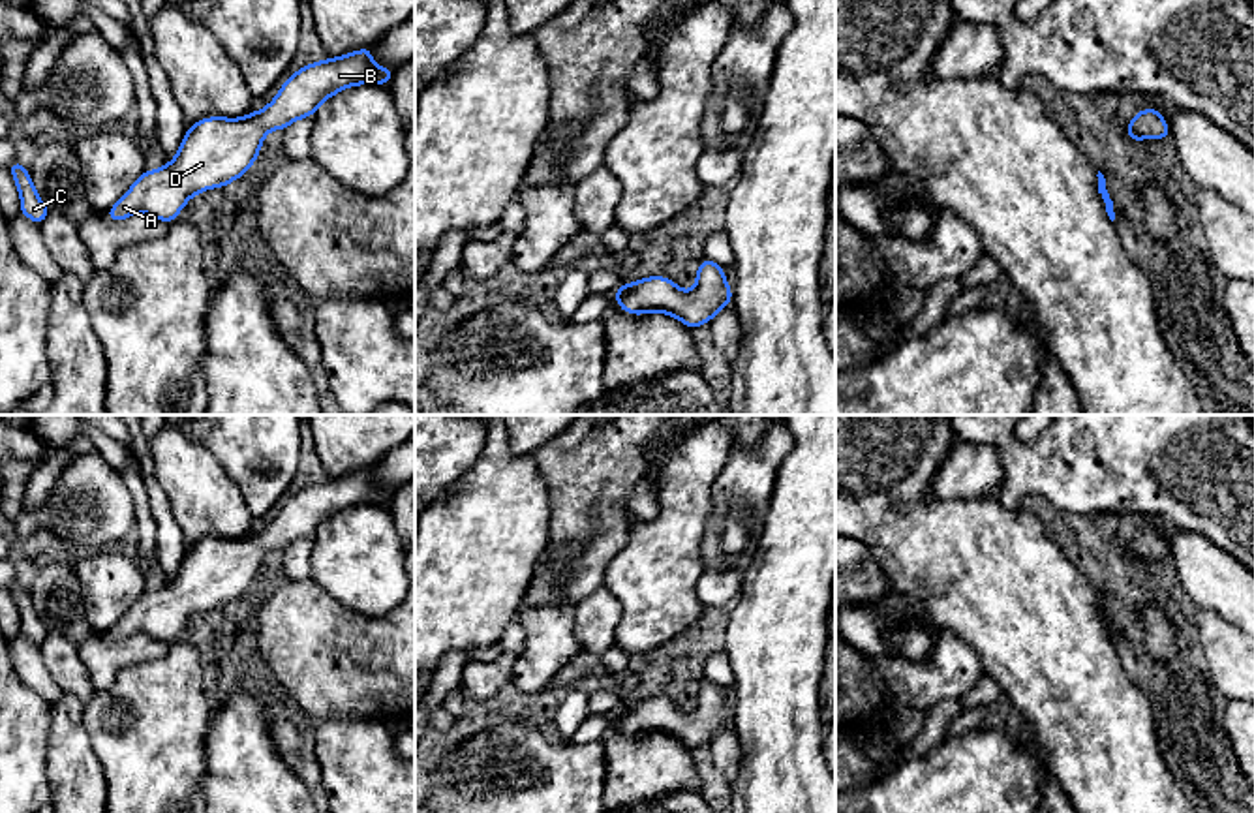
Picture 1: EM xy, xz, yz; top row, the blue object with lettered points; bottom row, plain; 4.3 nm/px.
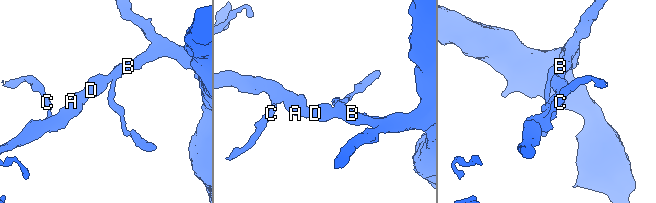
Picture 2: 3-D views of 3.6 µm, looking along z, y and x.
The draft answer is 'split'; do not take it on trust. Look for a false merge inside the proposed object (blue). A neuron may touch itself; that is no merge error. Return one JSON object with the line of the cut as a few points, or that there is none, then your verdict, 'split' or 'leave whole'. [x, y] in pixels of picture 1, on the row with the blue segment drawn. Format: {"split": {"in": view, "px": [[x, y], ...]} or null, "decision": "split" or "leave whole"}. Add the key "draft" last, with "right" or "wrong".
{"split": null, "decision": "leave whole", "draft": "wrong"}

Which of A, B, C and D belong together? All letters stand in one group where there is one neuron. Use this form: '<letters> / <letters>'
A B C D

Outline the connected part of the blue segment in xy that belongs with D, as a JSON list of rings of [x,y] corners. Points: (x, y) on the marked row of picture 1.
[[[372,49],[314,62],[285,79],[278,96],[259,113],[242,118],[210,116],[188,126],[173,161],[158,171],[145,171],[133,186],[107,210],[120,222],[137,212],[175,222],[182,207],[210,188],[242,176],[255,161],[270,130],[314,116],[330,96],[355,84],[389,84],[392,68],[372,62]]]

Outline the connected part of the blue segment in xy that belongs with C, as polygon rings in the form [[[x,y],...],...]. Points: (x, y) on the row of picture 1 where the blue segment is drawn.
[[[15,160],[8,169],[13,175],[21,195],[21,214],[41,225],[49,214],[49,208],[39,199],[32,184],[30,173],[19,163],[19,160]]]

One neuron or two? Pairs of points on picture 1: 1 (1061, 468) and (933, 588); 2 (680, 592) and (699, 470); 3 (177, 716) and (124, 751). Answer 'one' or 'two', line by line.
1: two
2: one
3: one

